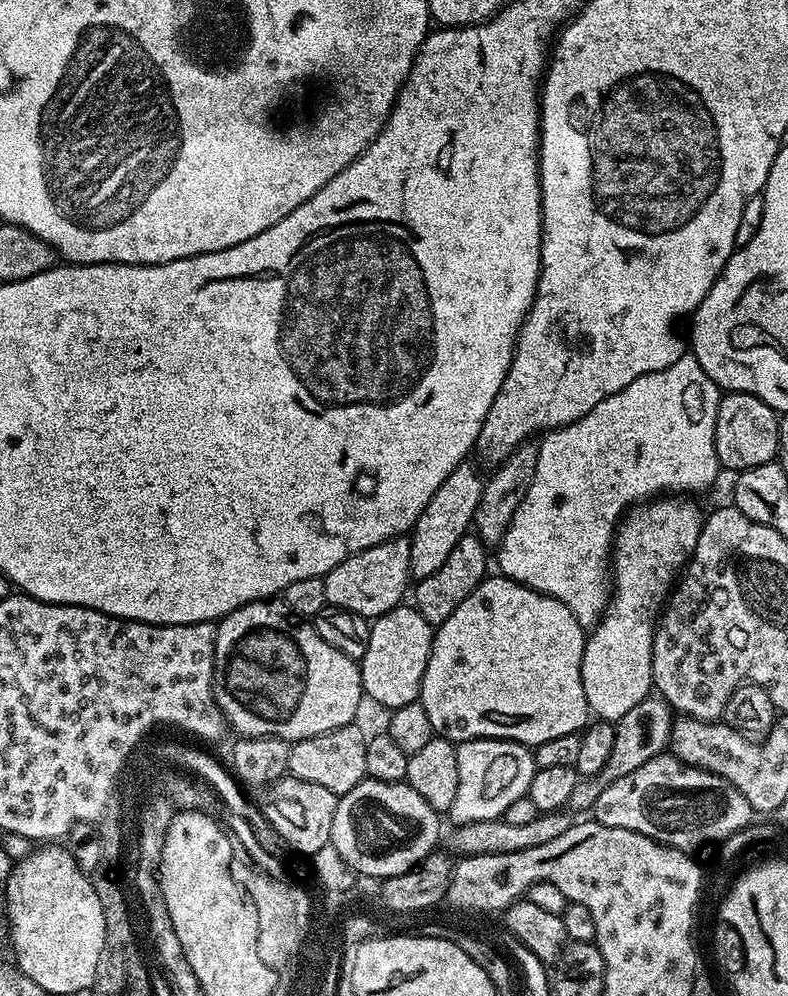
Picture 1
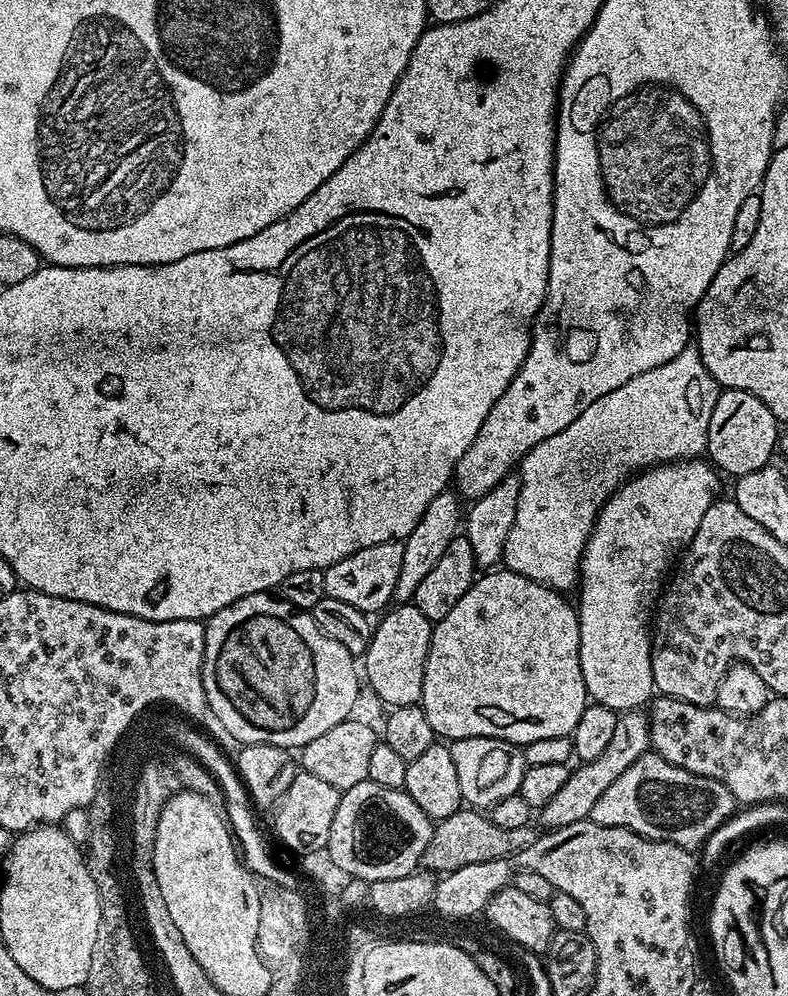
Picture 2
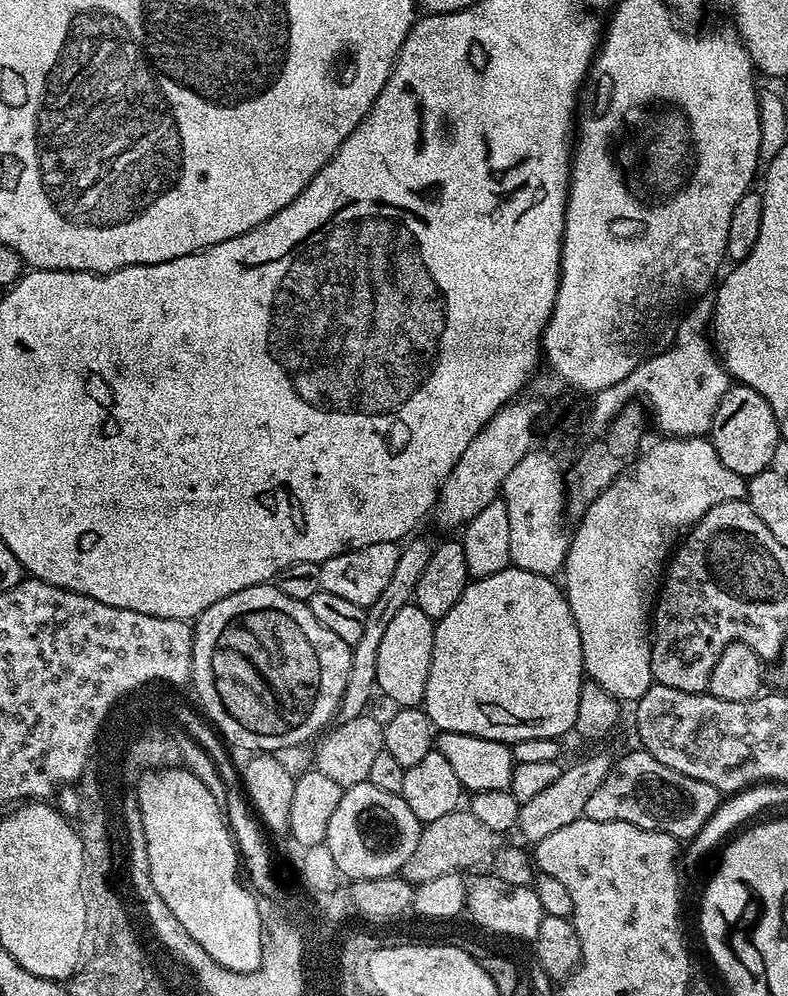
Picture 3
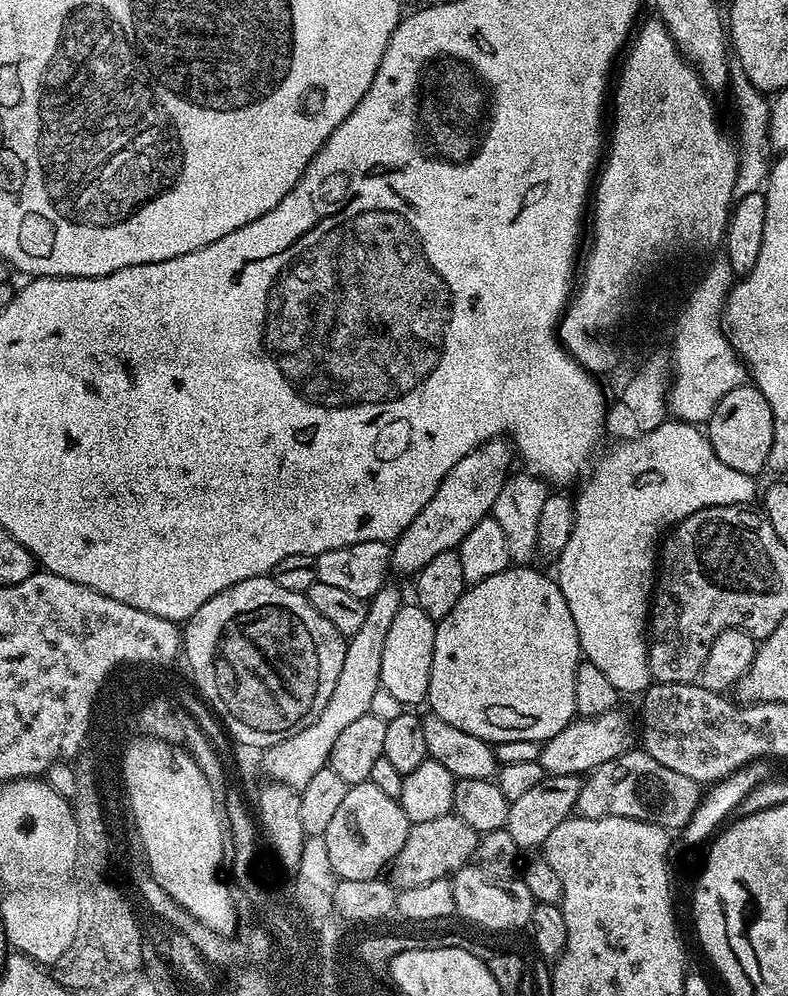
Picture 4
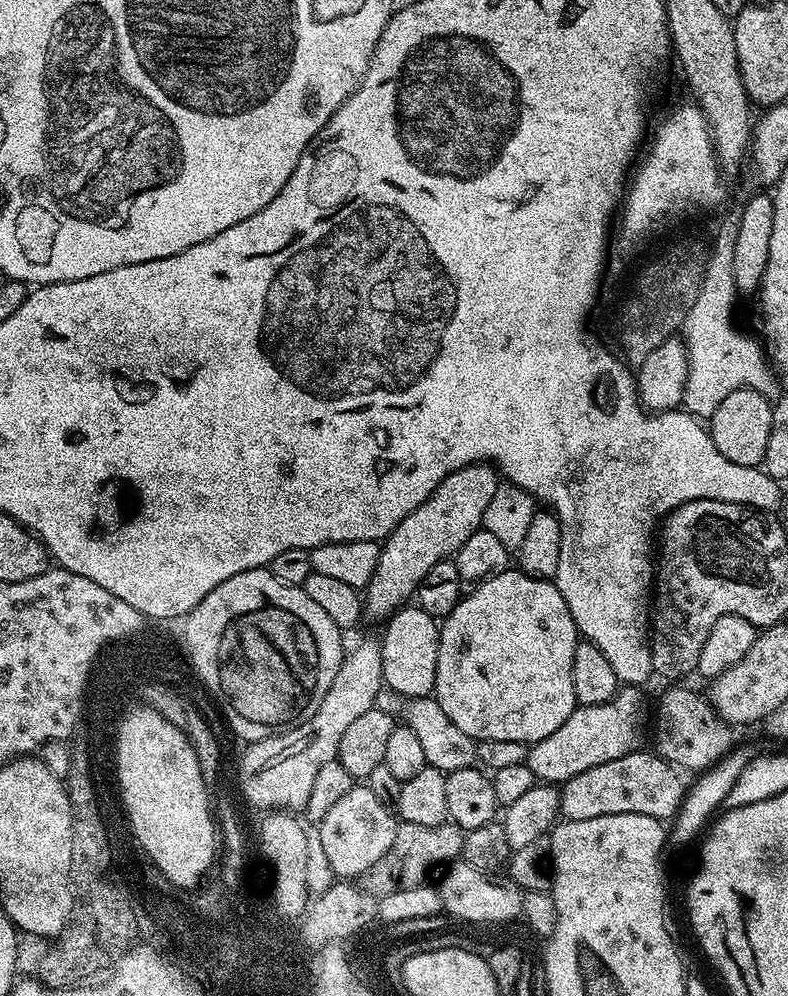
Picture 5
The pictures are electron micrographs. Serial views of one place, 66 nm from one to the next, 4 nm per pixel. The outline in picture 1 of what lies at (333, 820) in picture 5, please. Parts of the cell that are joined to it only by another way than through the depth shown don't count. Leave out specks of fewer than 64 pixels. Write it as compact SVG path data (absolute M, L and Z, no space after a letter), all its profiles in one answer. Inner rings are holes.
M365 778L354 790L343 793L337 799L334 810L334 826L331 843L341 858L351 866L353 873L387 878L406 874L412 868L419 868L433 852L437 851L436 839L440 836L441 813L434 811L430 802L418 794L407 782L378 782Z

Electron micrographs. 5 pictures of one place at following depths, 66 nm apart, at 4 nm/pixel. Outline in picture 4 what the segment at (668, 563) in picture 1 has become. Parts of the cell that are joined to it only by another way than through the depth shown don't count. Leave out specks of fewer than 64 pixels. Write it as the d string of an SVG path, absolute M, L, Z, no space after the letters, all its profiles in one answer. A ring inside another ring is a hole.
M668 418L657 429L650 430L644 436L634 440L625 440L617 443L617 448L609 456L604 456L596 464L596 469L592 472L592 477L580 488L580 493L575 493L572 509L574 510L574 524L570 530L570 542L566 542L566 550L562 550L560 559L555 565L554 579L562 590L562 598L566 598L566 606L570 606L570 618L574 618L574 626L578 630L578 642L583 659L589 664L598 666L602 674L606 674L607 680L621 694L636 692L642 694L648 689L648 685L653 683L648 665L648 645L650 643L650 605L652 603L652 593L654 591L654 581L658 575L658 549L662 543L662 537L678 522L682 522L690 514L694 514L703 508L713 508L721 504L722 506L751 505L752 499L757 499L756 476L747 476L738 470L733 470L731 466L726 466L718 454L710 446L707 435L697 425L689 424L683 420Z

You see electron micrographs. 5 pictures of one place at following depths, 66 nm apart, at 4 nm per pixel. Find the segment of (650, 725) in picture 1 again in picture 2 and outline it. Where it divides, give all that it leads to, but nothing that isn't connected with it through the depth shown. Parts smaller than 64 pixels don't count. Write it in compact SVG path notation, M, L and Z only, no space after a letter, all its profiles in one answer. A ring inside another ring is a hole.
M640 712L623 713L619 715L618 725L614 735L610 738L609 745L602 750L596 759L585 761L574 768L566 780L565 785L550 798L550 802L539 809L538 816L544 828L551 830L562 826L573 825L574 822L589 819L595 802L602 796L603 791L622 774L623 770L633 765L644 753L649 751L651 740L647 717Z

